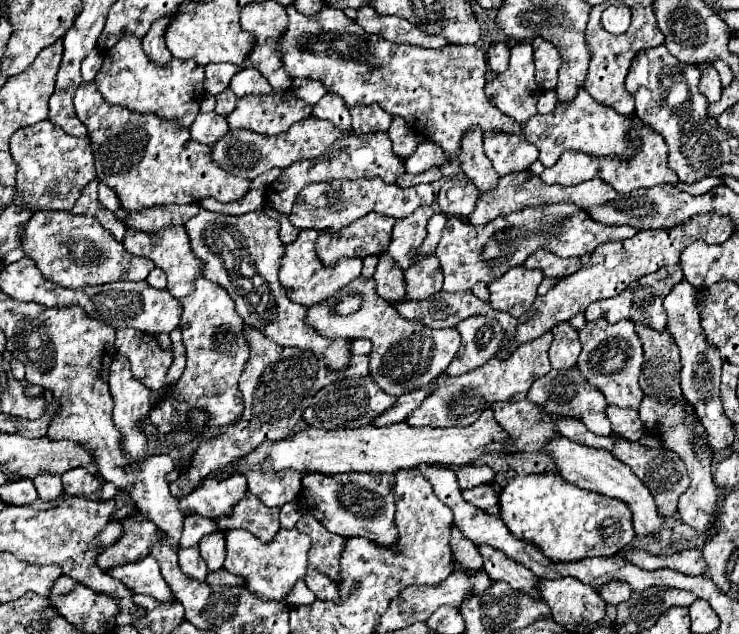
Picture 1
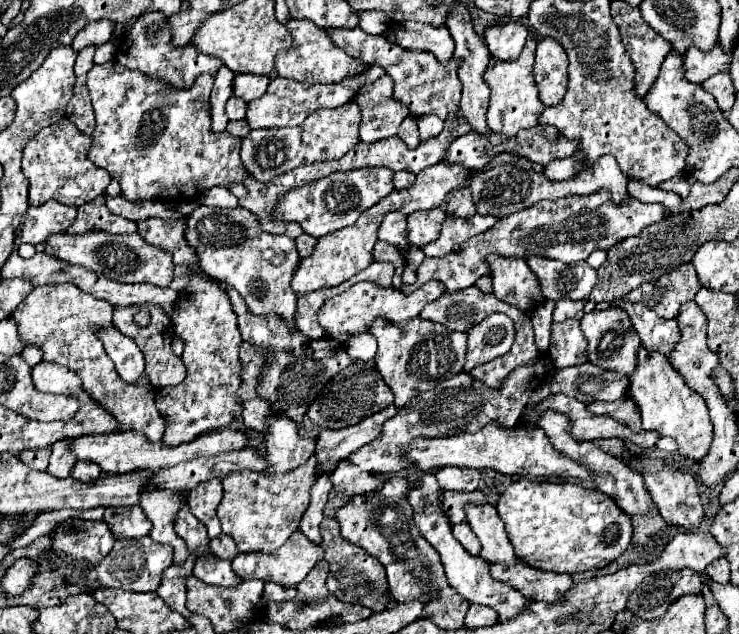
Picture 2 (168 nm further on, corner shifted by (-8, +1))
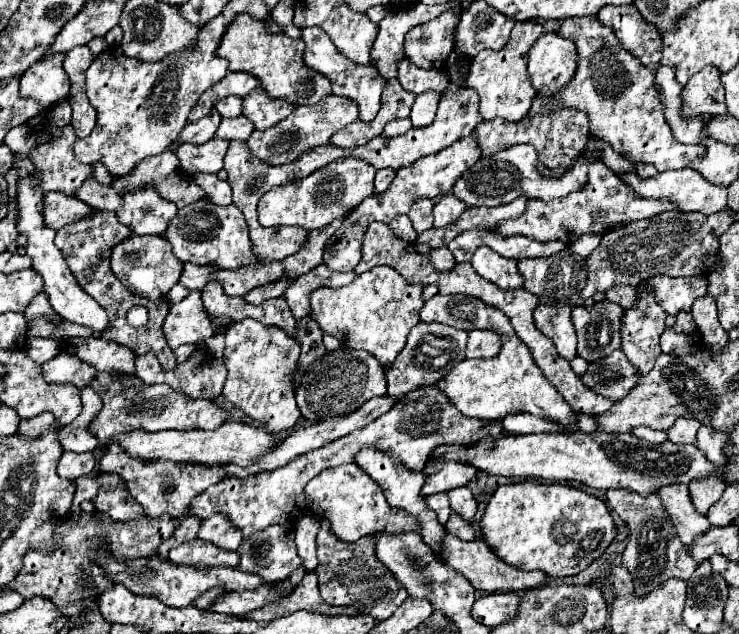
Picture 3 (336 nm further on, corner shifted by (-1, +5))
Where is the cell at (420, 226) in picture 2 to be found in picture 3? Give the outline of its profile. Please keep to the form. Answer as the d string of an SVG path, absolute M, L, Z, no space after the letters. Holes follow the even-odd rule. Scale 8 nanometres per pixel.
M427 198L417 200L411 206L407 216L411 218L413 228L415 228L417 234L423 234L423 232L431 230L433 228L433 200L427 200Z

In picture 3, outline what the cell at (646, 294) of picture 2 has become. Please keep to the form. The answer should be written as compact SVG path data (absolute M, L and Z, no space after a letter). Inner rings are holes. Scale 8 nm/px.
M653 276L651 288L655 288L655 300L667 314L677 314L679 310L689 310L695 298L707 294L707 278L705 276Z

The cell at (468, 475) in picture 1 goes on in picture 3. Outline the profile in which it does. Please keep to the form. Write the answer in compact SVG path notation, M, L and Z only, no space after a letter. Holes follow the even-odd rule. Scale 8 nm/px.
M445 462L443 468L431 476L427 476L423 484L423 496L431 496L437 492L449 492L451 488L467 486L467 482L477 474L475 466L461 462Z

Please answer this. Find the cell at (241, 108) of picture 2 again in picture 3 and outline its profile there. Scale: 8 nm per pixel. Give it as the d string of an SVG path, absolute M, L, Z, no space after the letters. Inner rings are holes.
M227 96L223 100L219 100L219 104L215 106L215 110L223 116L223 118L233 118L241 114L241 98L237 96Z

